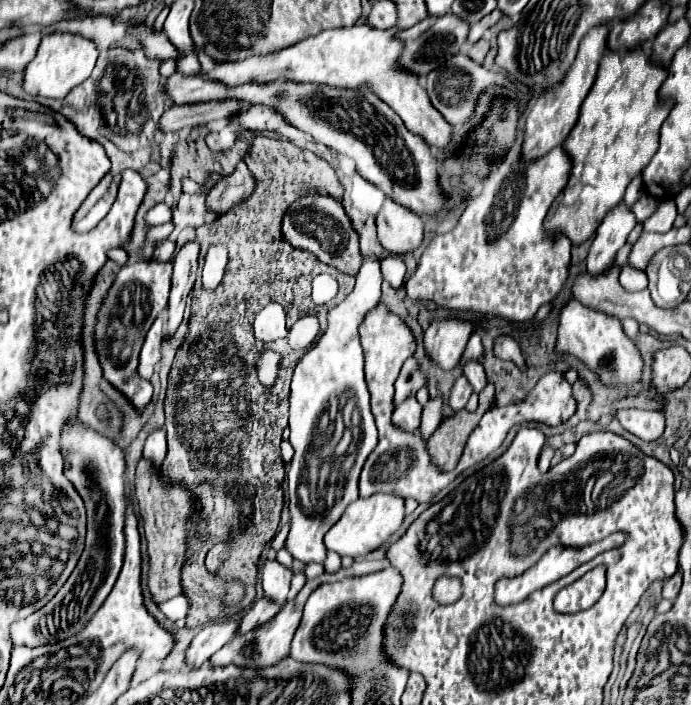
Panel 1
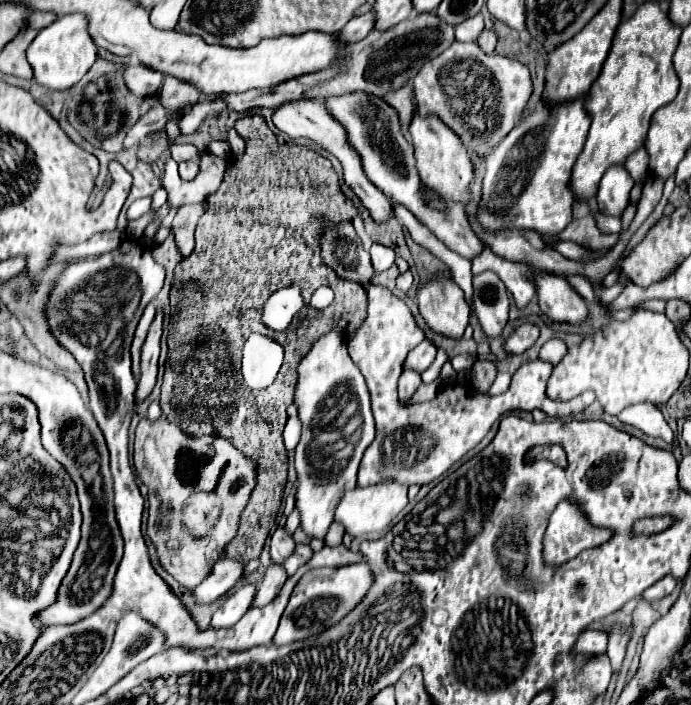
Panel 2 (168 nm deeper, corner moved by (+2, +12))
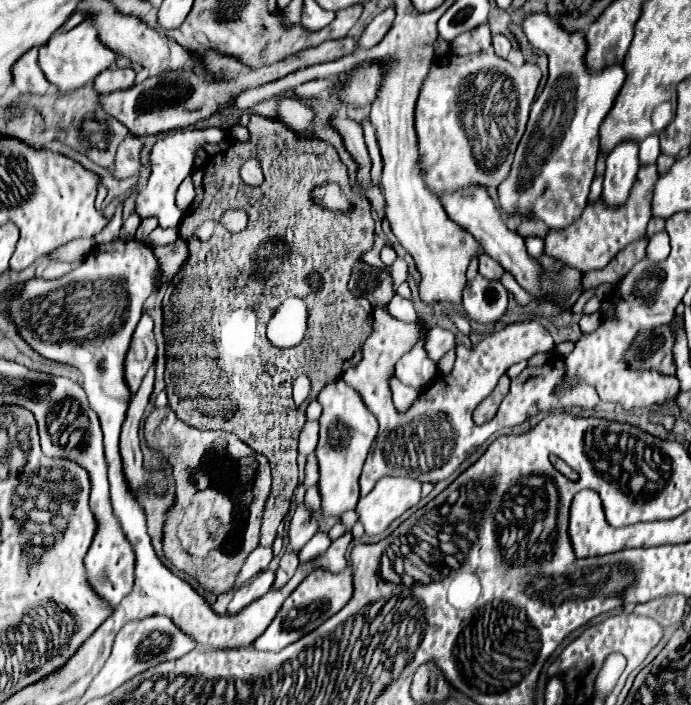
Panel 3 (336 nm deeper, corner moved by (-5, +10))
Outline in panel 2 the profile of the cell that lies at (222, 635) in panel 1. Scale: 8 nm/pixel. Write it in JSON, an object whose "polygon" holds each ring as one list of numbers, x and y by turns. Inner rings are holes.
{"polygon":[[257,584,239,586,239,588,225,600,225,604,213,614,211,626,213,626,213,628,227,628,227,626,235,624,235,622,251,608,251,602,253,602,253,598,255,598,255,592,257,592]]}

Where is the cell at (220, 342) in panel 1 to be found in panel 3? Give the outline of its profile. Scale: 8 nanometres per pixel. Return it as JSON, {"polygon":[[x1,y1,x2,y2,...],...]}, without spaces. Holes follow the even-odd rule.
{"polygon":[[252,114,250,116,250,142,242,144,242,142,230,142,226,146,226,152,218,152,216,156,212,156,212,160,206,164,204,168,204,178,202,178,202,194,192,202,190,210,188,210,188,216,182,218,182,224,180,224,180,234,190,238,190,256,188,256,188,262,180,268,180,272,172,278,172,282,168,284,170,286,170,292,168,296,164,298,164,310,170,310,172,312,172,320,170,324,166,326,164,324,164,338,166,338,166,394,168,394,168,404,170,408,178,414,178,418,190,426,198,426,198,428,220,428,220,430,230,430,234,432,238,438,242,438,248,446,252,446,256,452,264,454,270,462,270,468,272,468,272,492,266,500,266,506,264,506,264,518,262,518,262,528,260,528,260,546,272,546,274,538,276,538,276,530,282,522,282,518,286,516,288,508,290,508,290,498,294,494,294,488,298,484,298,466,296,466,296,446,298,446,298,434,300,434,300,428,304,426,306,422,306,416,304,416,304,410,306,410,306,404,302,406,296,406,294,400,292,400,292,384,294,384,294,378,298,378,300,374,306,374,312,382,312,392,310,394,318,394,324,386,324,382,328,382,328,378,336,378,340,376,350,360,354,358,356,350,362,346,364,338,370,336,372,332,372,304,366,300,366,298,358,298,354,296,350,290,348,290,348,280,350,280,350,270,352,270,352,264,366,252,372,248,372,240,374,240,374,220,372,220,372,214,370,214,370,202,364,198,364,196,358,196,352,186,350,186,350,180,348,180,348,170,346,166,340,162,334,146,322,142,322,140,300,140,294,136,294,132,290,132,284,124,272,120,272,118,264,118,264,116,258,116,258,114],[248,150,250,150,250,156,256,156,262,164,262,170,264,170,264,182,262,186,248,186,242,182,240,178,240,166,248,160],[326,184,338,184,342,188,342,192,346,194,348,202,350,202,350,212,334,212,334,210,326,210,326,208,320,208,320,204,314,202,312,198,312,192,314,188,318,186,326,186],[228,210,246,210,248,214,248,226,244,232,238,232,238,234,232,234,228,230,224,230,222,226,222,214,228,212],[206,220,212,220,216,224,216,230,212,234,210,240,202,242,198,238,194,238,194,230,204,224],[292,246,300,246,298,254,292,254],[286,262,286,264,284,264],[312,272,318,272,320,274,320,286,316,286,318,290,312,290,312,284,310,282,310,276],[292,284,298,284,298,286,292,286],[306,284,306,286,304,286],[286,296,302,296,310,308,310,326,308,326,308,332,306,332,306,338,296,346,296,348,278,348,274,344,270,344,270,340,266,338,266,322,270,320,270,316,274,314,276,306,286,298],[200,404,204,406,204,410,200,408]]}

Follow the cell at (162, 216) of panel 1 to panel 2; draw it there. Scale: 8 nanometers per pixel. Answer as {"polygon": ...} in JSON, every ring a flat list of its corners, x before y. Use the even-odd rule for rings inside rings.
{"polygon":[[139,198,139,200,135,200,135,202,129,206,129,210,127,210,127,220,137,220,137,218,141,218,141,216,149,210,149,206,151,206,151,198]]}

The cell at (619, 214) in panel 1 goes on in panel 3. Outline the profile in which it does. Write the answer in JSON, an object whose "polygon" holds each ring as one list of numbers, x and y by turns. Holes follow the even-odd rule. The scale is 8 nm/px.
{"polygon":[[622,142,608,154,604,192,602,192,602,200,606,206,616,208,628,200,630,190,636,182,638,170,640,170,640,162,638,162,636,142]]}

